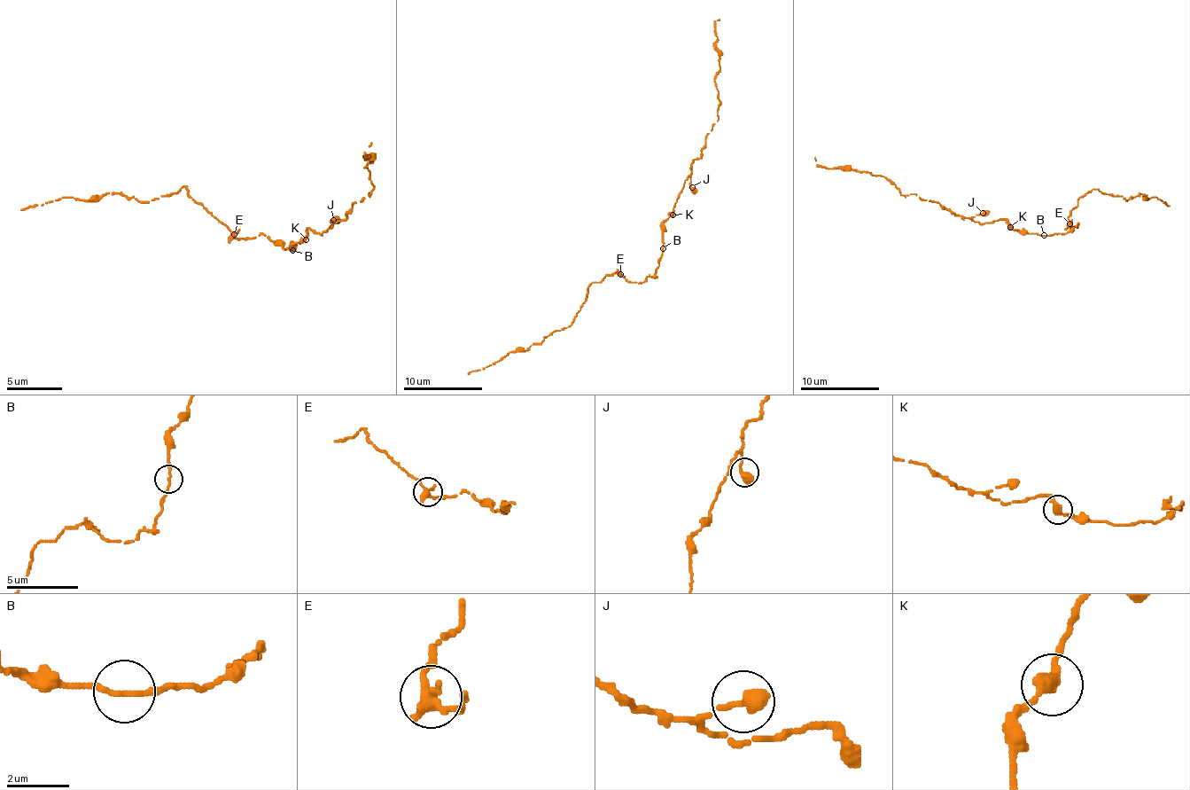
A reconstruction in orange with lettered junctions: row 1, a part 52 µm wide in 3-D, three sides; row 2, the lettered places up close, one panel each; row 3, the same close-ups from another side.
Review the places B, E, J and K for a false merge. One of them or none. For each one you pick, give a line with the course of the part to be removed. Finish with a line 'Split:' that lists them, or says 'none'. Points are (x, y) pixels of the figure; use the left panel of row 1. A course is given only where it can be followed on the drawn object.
Split: none

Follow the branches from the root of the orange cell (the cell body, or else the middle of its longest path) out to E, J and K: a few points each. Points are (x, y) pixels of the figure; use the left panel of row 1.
E: (292, 250), (273, 242), (265, 233), (251, 239), (237, 239), (235, 233)
J: (292, 250), (292, 245), (306, 233), (306, 228), (314, 233), (322, 233), (333, 220)
K: (292, 250), (295, 242), (306, 239)

